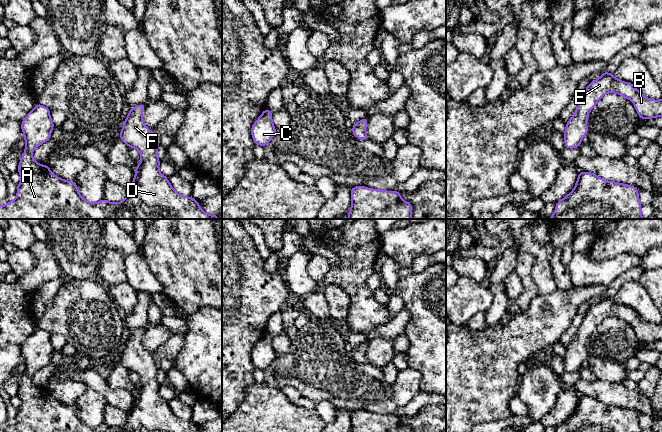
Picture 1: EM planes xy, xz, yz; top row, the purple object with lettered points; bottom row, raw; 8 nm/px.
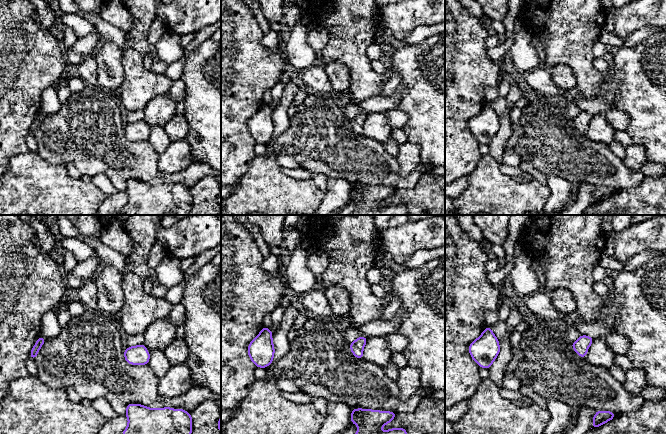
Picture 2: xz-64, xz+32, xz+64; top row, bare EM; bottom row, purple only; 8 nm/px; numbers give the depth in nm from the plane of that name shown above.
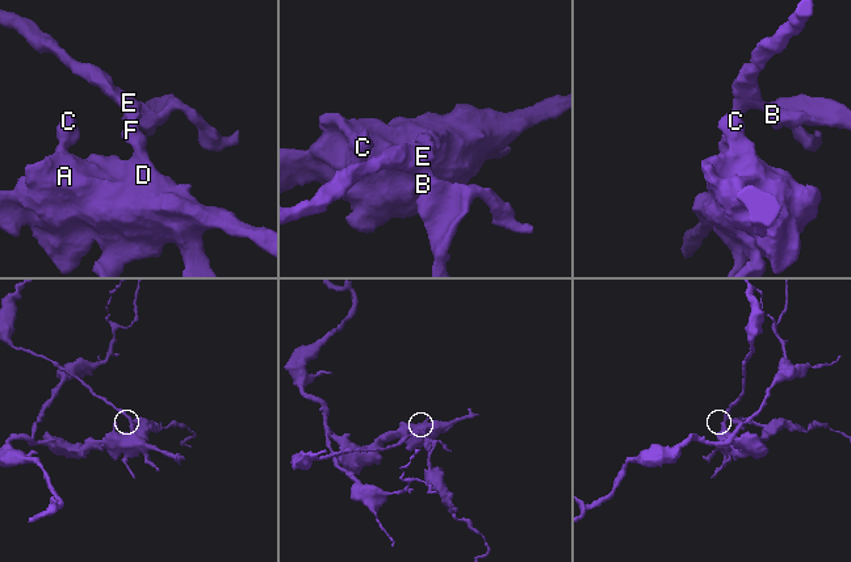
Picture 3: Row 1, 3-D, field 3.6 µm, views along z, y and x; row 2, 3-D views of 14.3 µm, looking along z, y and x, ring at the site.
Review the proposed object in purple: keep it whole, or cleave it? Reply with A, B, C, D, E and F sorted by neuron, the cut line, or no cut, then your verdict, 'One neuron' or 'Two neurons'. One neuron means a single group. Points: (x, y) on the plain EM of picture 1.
Groups: A B C D E F. No split. One neuron

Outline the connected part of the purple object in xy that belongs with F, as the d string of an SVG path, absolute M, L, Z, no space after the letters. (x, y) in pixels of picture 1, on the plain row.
M143 327L130 333L119 359L128 371L137 373L141 378L141 385L135 392L135 401L128 413L127 421L122 426L112 427L106 423L97 427L89 426L79 418L74 405L61 403L51 396L48 389L39 388L33 383L33 374L50 363L55 350L51 344L50 333L36 328L21 347L26 370L18 389L21 405L17 409L17 420L0 432L200 432L199 427L192 420L185 421L177 417L168 402L160 397L157 359L148 353L142 344L145 329L146 327Z

